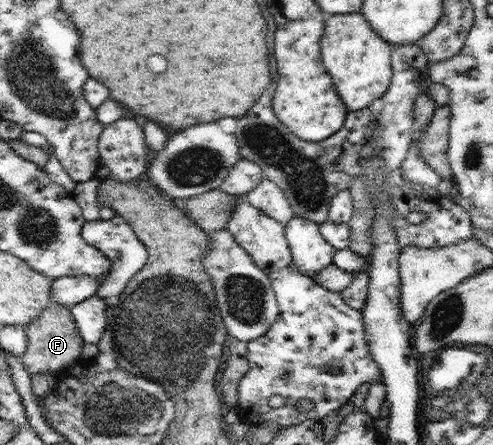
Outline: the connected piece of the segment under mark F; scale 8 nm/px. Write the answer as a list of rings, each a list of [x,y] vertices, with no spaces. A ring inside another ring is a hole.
[[[51,301],[25,330],[28,344],[22,361],[31,376],[46,372],[57,373],[81,360],[81,345],[84,344],[84,339],[77,329],[70,308]]]

